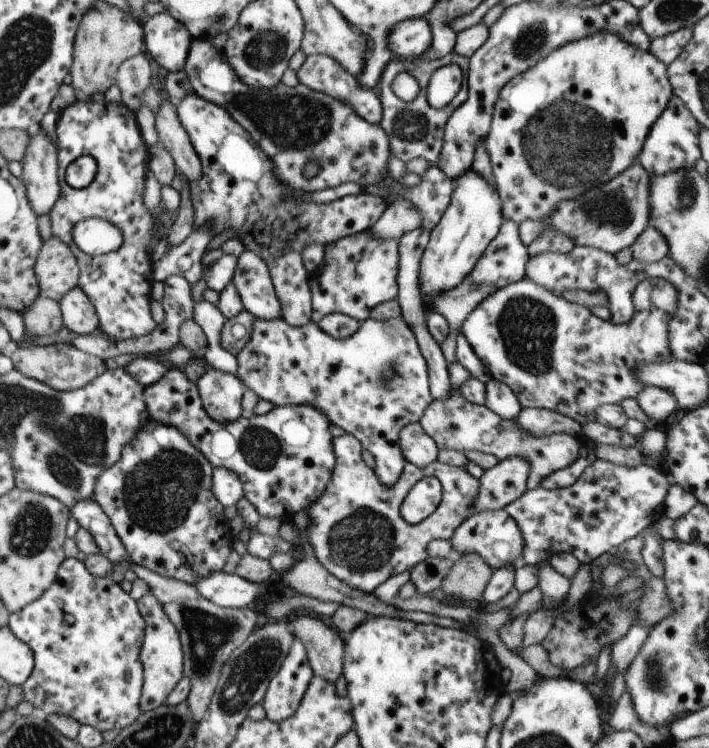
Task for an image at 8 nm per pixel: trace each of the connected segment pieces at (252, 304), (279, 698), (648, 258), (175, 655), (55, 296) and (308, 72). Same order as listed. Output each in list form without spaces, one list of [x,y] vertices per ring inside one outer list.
[[[245,249],[239,256],[232,282],[239,291],[243,308],[256,319],[276,320],[281,317],[282,309],[268,266],[258,254]]]
[[[294,637],[290,652],[278,674],[272,677],[262,702],[267,718],[274,722],[290,718],[296,712],[312,676],[305,644]]]
[[[648,225],[642,234],[633,242],[631,246],[633,258],[644,264],[658,262],[669,256],[669,246],[664,235]]]
[[[152,593],[144,594],[137,600],[138,610],[146,624],[144,630],[144,642],[140,650],[140,660],[143,666],[143,687],[140,697],[140,710],[151,711],[167,702],[172,690],[182,680],[183,677],[183,648],[180,634],[172,620],[166,616],[162,604],[156,600]]]
[[[52,236],[40,249],[38,260],[35,264],[35,274],[39,281],[39,294],[54,300],[58,304],[68,292],[78,286],[79,277],[82,275],[82,267],[71,247],[64,244],[60,238]]]
[[[310,54],[304,60],[304,64],[300,66],[300,70],[297,70],[297,77],[300,83],[306,85],[316,92],[322,92],[322,94],[328,94],[333,100],[340,100],[340,102],[346,102],[348,106],[354,108],[354,112],[364,118],[373,125],[379,125],[382,120],[383,108],[381,106],[380,97],[375,90],[368,90],[368,88],[362,88],[358,84],[355,76],[352,76],[347,70],[344,70],[340,66],[340,62],[336,62],[334,58],[326,56],[326,54]]]

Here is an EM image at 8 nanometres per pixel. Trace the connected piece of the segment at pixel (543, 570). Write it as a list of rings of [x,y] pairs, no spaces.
[[[547,562],[538,566],[538,586],[543,594],[543,608],[552,609],[564,601],[569,591],[571,580],[558,574]]]

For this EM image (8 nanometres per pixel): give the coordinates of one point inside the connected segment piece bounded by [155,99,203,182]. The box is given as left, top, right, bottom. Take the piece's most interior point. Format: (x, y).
(172, 136)

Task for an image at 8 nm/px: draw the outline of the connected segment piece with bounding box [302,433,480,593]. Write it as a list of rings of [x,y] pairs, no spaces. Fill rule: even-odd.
[[[344,434],[339,437],[333,438],[333,449],[334,454],[336,457],[336,464],[334,466],[334,470],[332,470],[332,478],[330,478],[330,482],[328,482],[328,486],[326,490],[324,490],[324,494],[316,500],[316,502],[310,504],[308,508],[306,509],[308,517],[309,517],[309,525],[306,527],[306,529],[302,530],[303,533],[308,536],[307,540],[309,544],[312,546],[314,550],[314,554],[316,555],[316,558],[320,561],[320,564],[332,574],[332,576],[336,576],[338,580],[341,580],[344,582],[344,584],[348,584],[348,586],[351,586],[352,588],[355,588],[356,590],[361,591],[362,593],[372,593],[373,590],[380,586],[385,580],[388,580],[388,578],[392,578],[392,576],[396,576],[397,574],[402,574],[403,572],[406,572],[406,570],[411,570],[412,567],[416,566],[416,564],[420,564],[425,558],[429,557],[429,554],[427,553],[427,546],[432,542],[433,540],[447,540],[449,541],[450,538],[452,538],[452,535],[454,534],[454,531],[466,520],[469,516],[472,516],[474,514],[474,508],[472,508],[472,502],[476,500],[476,496],[478,496],[478,490],[480,490],[480,482],[477,478],[473,477],[466,471],[465,467],[456,467],[449,464],[441,463],[440,461],[436,460],[432,462],[432,464],[426,466],[426,468],[418,468],[418,466],[413,465],[411,462],[407,462],[406,466],[404,466],[402,474],[400,475],[400,478],[396,480],[396,484],[394,486],[390,486],[390,488],[384,486],[380,480],[378,480],[378,476],[376,476],[376,472],[374,472],[374,469],[367,466],[364,460],[362,459],[362,445],[361,442],[351,434]],[[426,477],[436,477],[441,482],[441,490],[443,494],[441,495],[441,501],[440,504],[436,507],[436,510],[428,516],[428,518],[425,518],[422,522],[419,522],[416,525],[411,525],[402,518],[401,515],[401,506],[402,502],[404,502],[404,499],[406,498],[406,495],[408,494],[408,491],[420,480]]]

